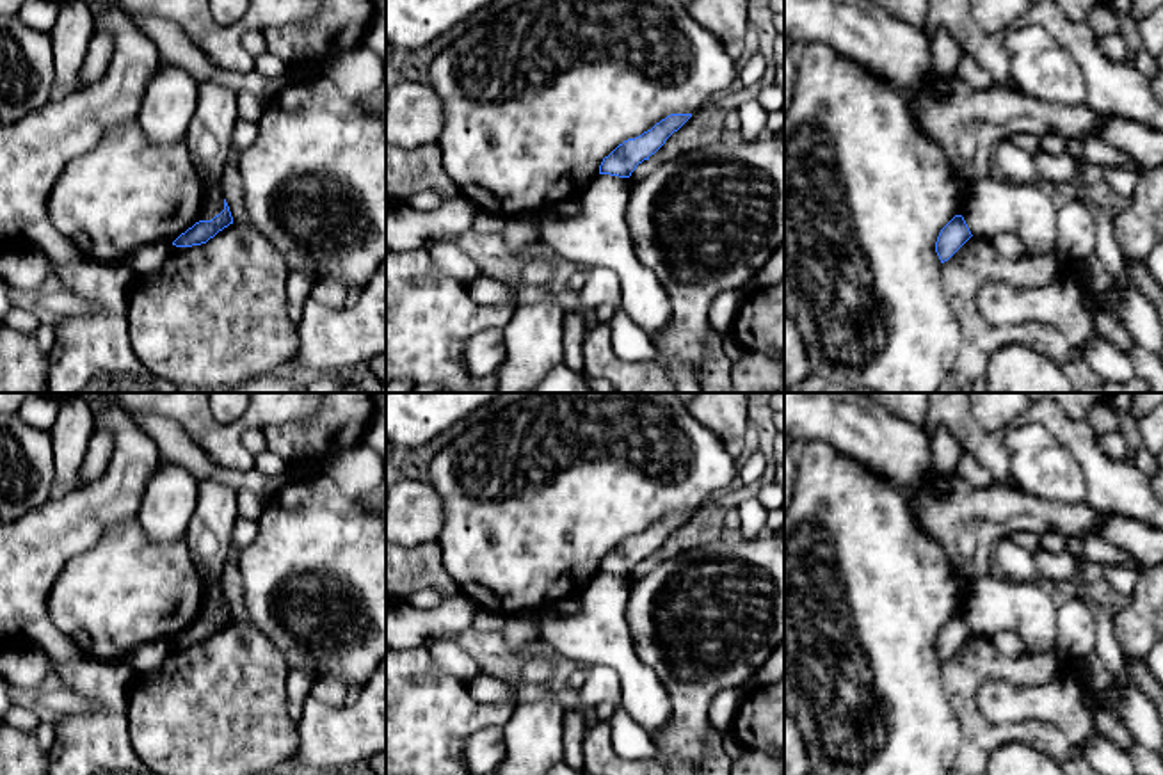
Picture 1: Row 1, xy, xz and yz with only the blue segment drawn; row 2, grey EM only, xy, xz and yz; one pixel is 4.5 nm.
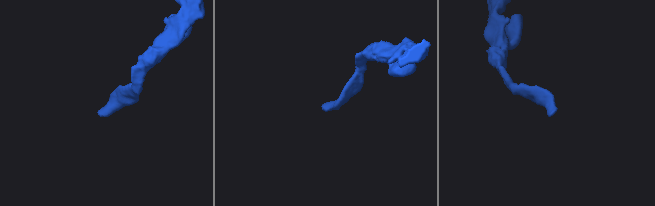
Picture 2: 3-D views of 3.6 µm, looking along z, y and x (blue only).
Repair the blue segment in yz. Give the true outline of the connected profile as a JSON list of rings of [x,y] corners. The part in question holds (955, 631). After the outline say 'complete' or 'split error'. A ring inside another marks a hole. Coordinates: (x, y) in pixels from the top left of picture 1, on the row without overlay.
[[[955,613],[939,631],[935,651],[941,661],[948,659],[969,636],[971,629],[962,613]]]; complete

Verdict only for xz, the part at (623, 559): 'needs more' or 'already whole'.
already whole

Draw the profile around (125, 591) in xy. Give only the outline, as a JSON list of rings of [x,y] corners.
[[[137,517],[107,526],[92,547],[71,558],[55,578],[46,597],[55,627],[75,642],[85,658],[121,659],[139,645],[169,638],[199,620],[206,583],[192,563],[185,537],[169,544],[148,539]]]

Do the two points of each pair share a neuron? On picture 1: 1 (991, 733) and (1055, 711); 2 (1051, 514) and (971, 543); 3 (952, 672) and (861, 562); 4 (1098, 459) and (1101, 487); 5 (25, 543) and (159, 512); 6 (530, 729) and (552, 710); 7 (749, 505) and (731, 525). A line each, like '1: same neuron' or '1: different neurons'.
1: different neurons
2: same neuron
3: different neurons
4: same neuron
5: different neurons
6: same neuron
7: different neurons

